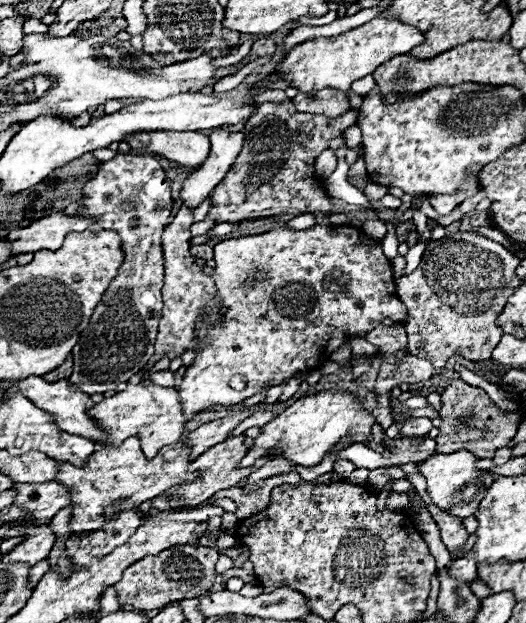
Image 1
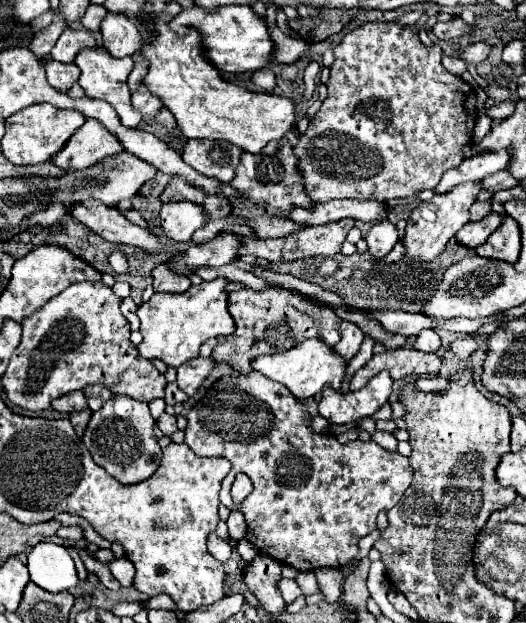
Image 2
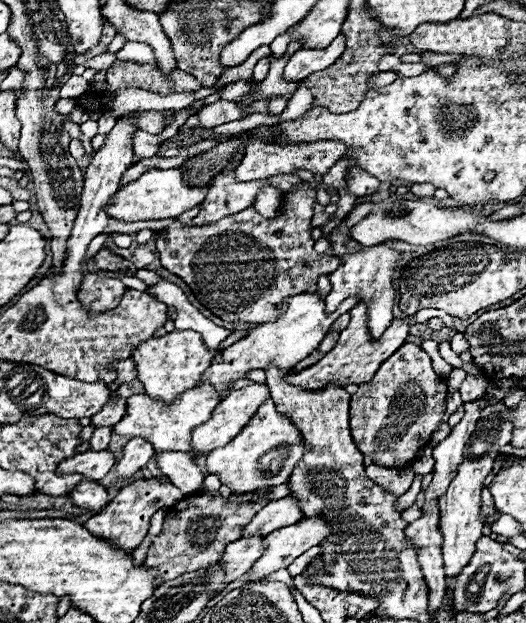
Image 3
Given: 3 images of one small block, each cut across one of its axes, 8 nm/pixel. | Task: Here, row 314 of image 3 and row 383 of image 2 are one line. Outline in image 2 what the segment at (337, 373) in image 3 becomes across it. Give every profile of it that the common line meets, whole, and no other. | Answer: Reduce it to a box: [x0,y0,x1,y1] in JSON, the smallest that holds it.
[350,348,442,390]

